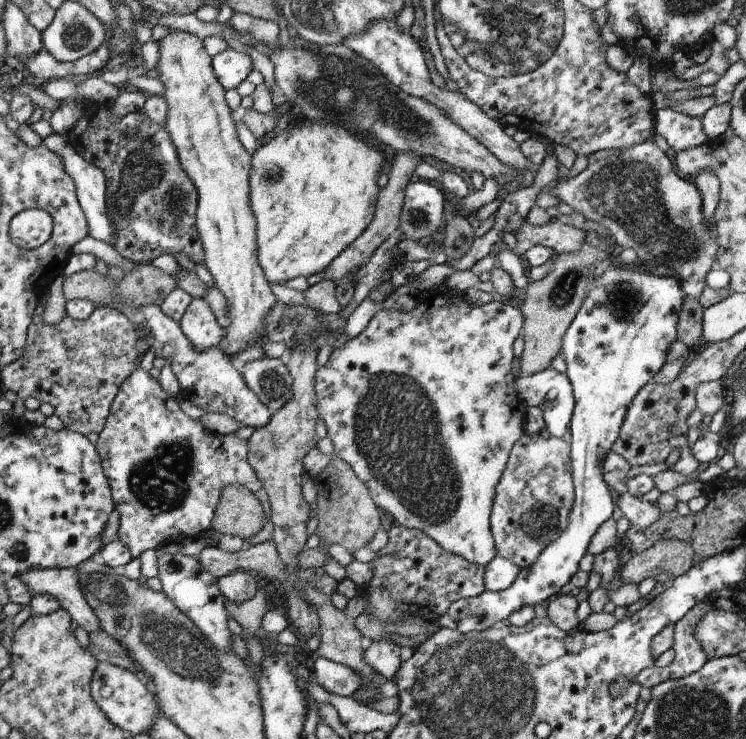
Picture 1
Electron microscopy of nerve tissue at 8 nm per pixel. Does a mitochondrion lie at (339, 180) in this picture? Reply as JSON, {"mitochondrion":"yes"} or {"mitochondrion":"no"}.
{"mitochondrion":"no"}

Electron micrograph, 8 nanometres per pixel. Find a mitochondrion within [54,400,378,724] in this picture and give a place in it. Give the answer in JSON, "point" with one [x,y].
{"point":[162,633]}

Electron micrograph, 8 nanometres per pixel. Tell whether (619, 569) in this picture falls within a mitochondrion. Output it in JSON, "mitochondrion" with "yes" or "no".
{"mitochondrion":"no"}

